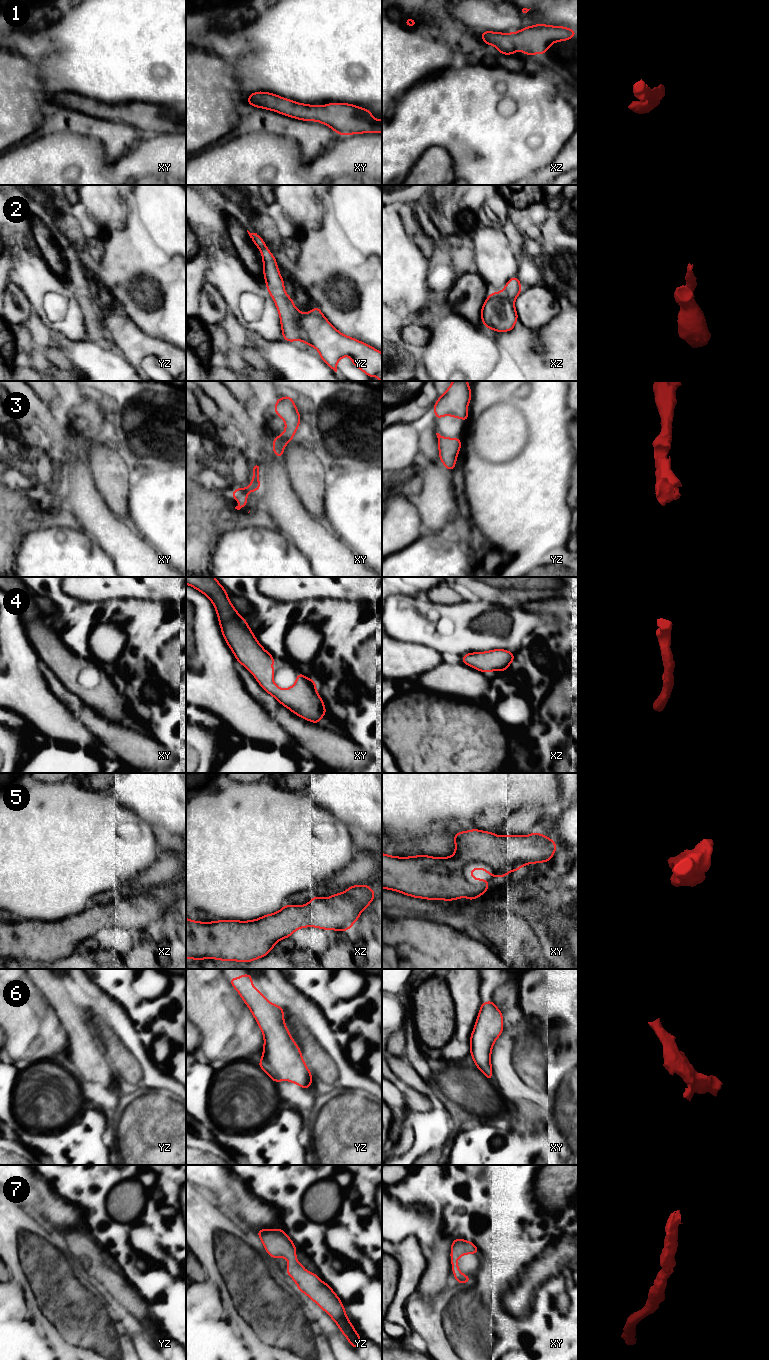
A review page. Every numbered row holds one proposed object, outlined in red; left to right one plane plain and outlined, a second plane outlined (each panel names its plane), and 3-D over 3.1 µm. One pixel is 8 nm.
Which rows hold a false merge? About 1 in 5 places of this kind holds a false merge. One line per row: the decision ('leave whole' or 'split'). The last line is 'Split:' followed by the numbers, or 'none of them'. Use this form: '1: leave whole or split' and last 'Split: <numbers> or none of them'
1: leave whole
2: leave whole
3: leave whole
4: leave whole
5: leave whole
6: leave whole
7: leave whole
Split: none of them

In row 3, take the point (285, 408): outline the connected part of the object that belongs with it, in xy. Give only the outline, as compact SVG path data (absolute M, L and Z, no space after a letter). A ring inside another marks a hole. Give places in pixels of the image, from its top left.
M291 396L278 398L274 411L286 424L283 434L273 438L273 453L277 457L283 458L283 450L286 444L292 441L301 419Z

